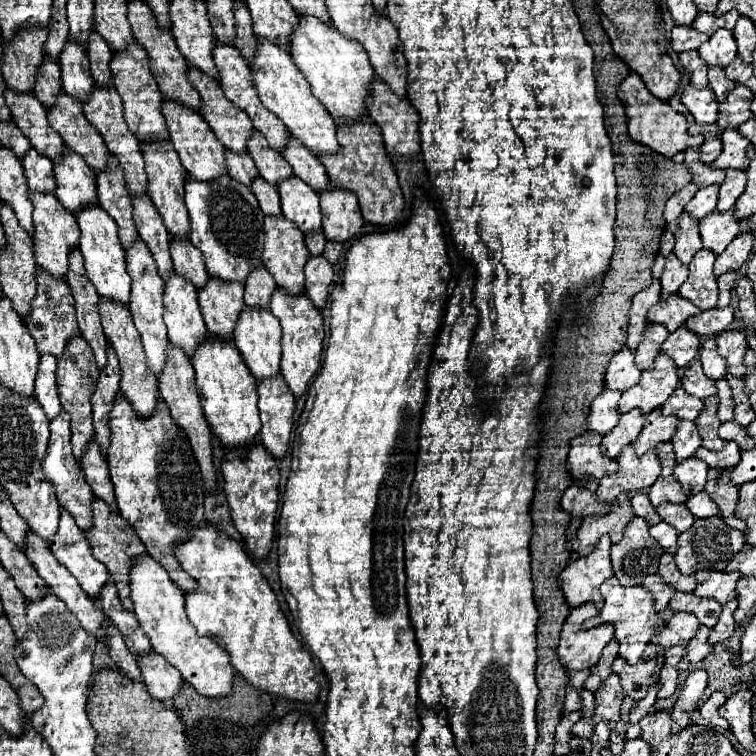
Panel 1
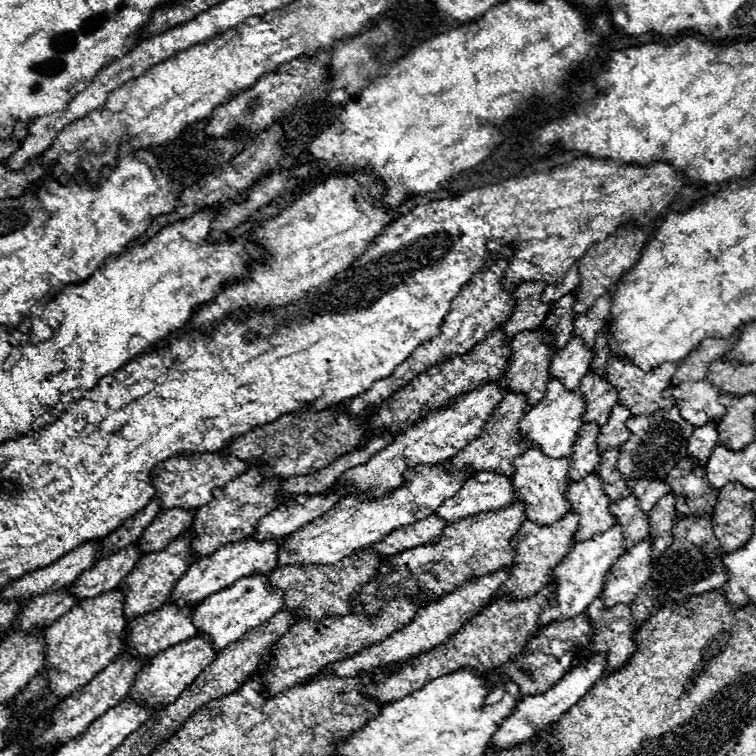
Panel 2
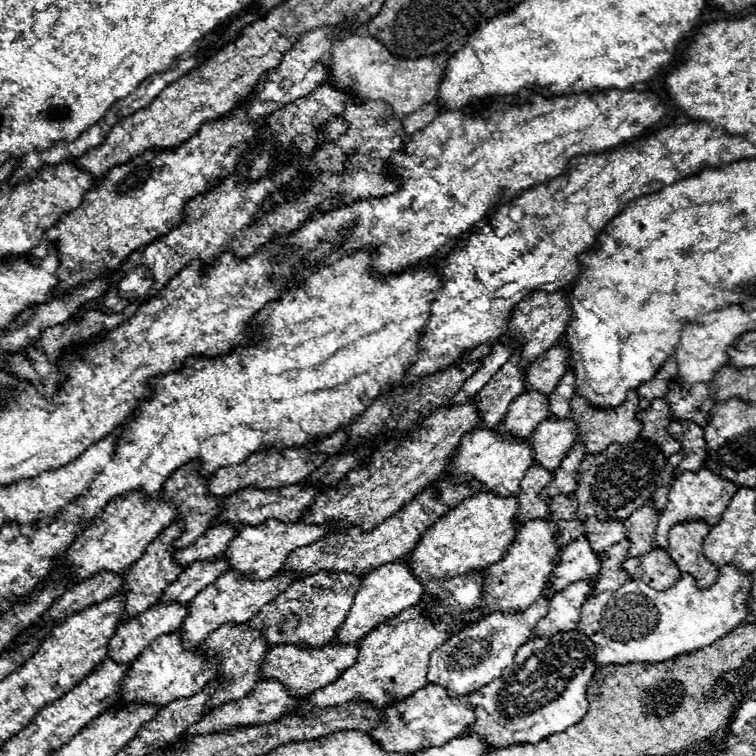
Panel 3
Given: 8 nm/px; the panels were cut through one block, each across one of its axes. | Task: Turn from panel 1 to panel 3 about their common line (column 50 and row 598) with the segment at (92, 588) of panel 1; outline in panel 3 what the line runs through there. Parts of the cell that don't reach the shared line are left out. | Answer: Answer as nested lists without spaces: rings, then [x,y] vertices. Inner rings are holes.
[[[546,586],[542,590],[542,596],[524,612],[510,612],[510,614],[494,612],[484,620],[476,622],[474,626],[460,630],[456,636],[452,636],[446,644],[442,644],[442,648],[436,648],[436,652],[432,654],[426,674],[428,682],[448,688],[450,696],[452,694],[458,696],[458,694],[474,692],[490,684],[498,676],[502,676],[502,670],[514,662],[516,650],[528,642],[536,624],[548,614],[548,602],[554,594],[556,590]]]

